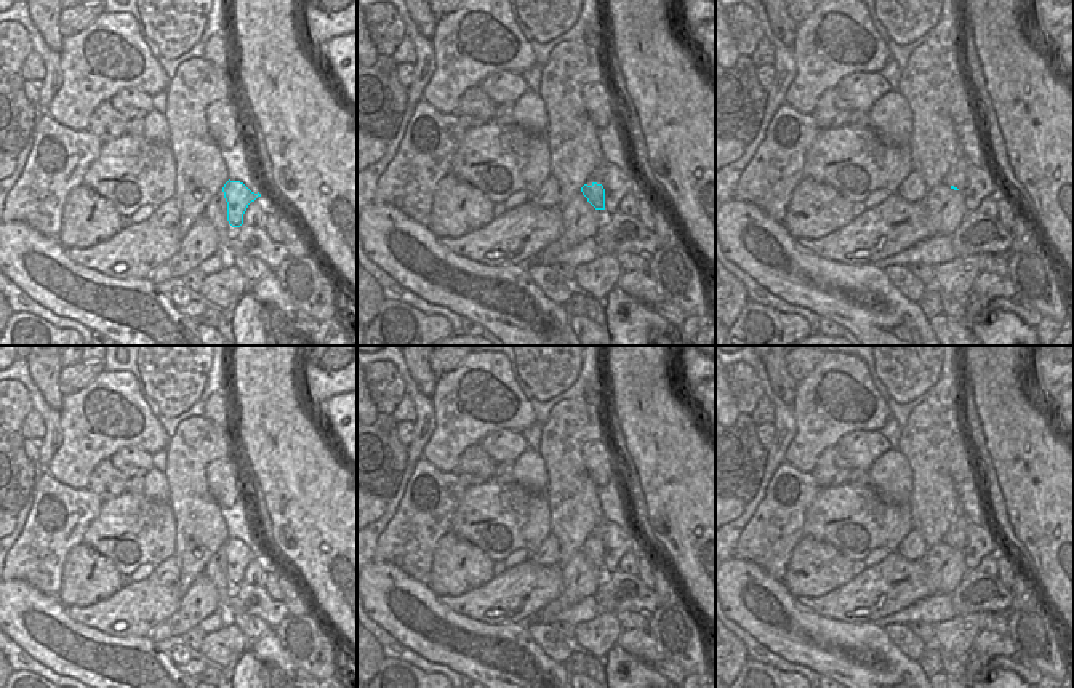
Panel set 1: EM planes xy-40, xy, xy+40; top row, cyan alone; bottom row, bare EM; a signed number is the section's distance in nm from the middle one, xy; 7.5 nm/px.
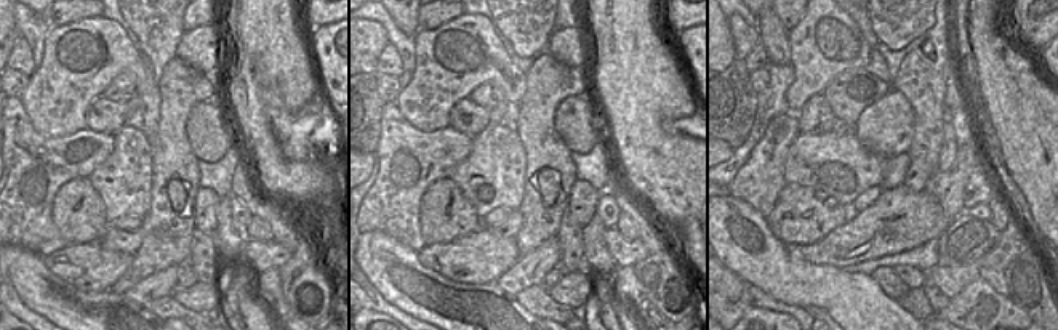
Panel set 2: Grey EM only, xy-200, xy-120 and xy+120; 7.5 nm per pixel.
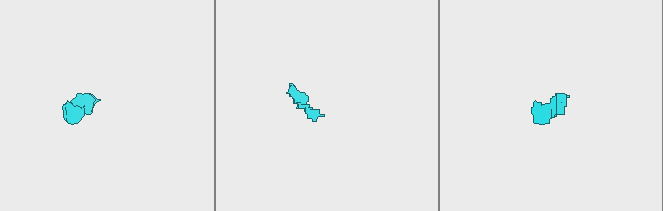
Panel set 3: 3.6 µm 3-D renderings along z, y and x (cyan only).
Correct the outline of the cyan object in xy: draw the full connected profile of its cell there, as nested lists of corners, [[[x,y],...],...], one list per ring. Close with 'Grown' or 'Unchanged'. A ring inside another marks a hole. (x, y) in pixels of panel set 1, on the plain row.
[[[603,520],[595,531],[602,536],[602,541],[584,542],[581,550],[595,568],[603,568],[605,573],[616,571],[624,554],[640,552],[640,544],[629,525],[621,526]]]. Grown

